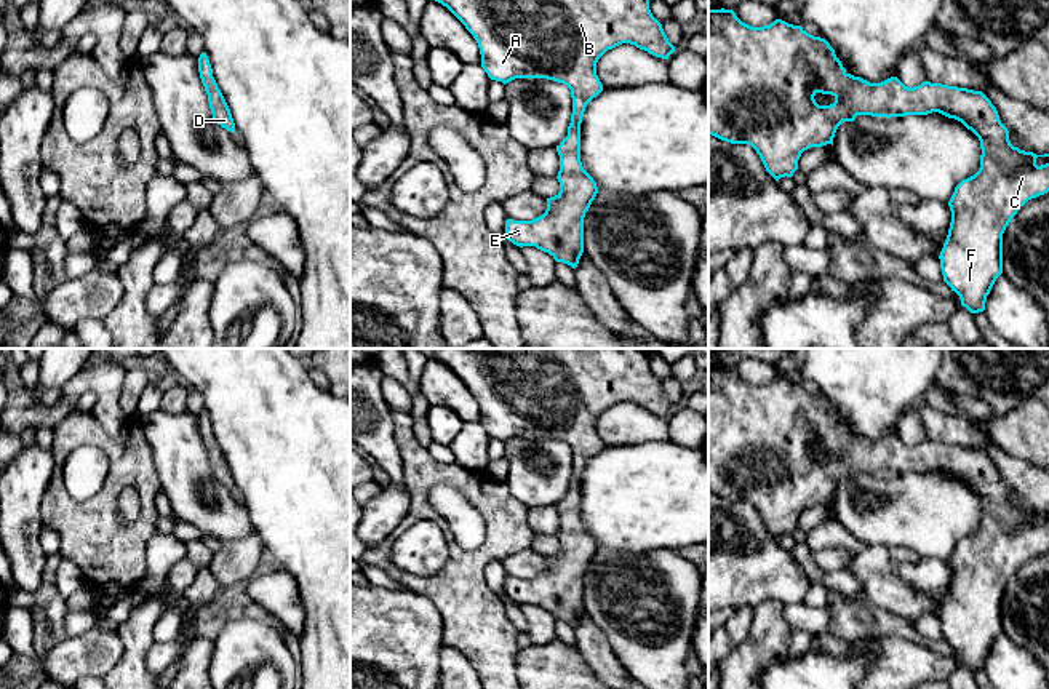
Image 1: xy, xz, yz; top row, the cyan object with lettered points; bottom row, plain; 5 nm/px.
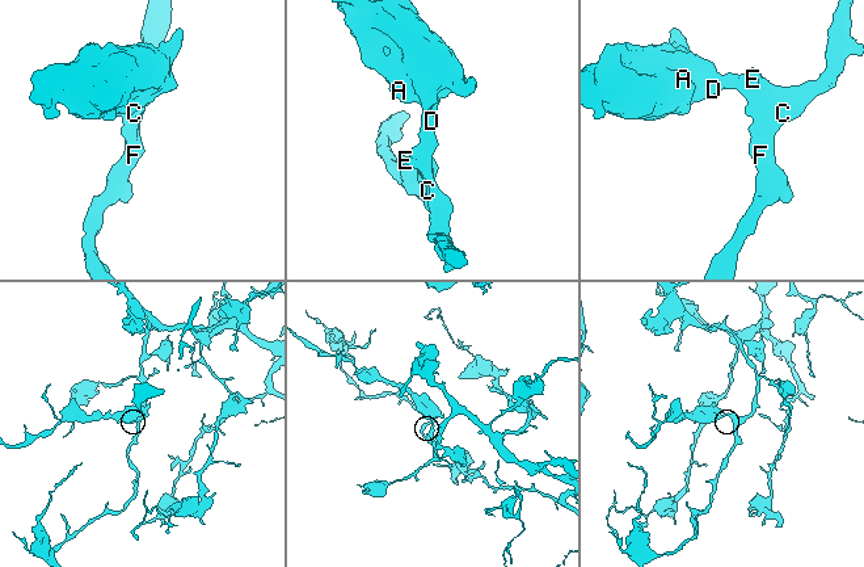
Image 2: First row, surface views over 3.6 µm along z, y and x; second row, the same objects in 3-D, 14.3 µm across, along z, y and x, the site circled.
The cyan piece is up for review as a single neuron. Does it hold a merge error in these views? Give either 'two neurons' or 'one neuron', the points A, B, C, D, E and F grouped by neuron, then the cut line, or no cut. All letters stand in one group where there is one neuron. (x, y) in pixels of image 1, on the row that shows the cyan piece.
one neuron | A B C D E F | no cut

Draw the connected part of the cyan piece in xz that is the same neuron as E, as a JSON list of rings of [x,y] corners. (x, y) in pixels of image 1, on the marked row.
[[[435,0],[446,6],[473,35],[481,67],[504,85],[515,78],[547,78],[571,90],[572,114],[568,136],[556,145],[560,192],[547,198],[547,209],[532,221],[505,221],[505,237],[513,245],[536,246],[556,262],[577,267],[584,253],[584,217],[598,193],[596,182],[582,168],[580,123],[587,104],[603,91],[596,62],[622,43],[662,59],[675,51],[662,24],[652,16],[649,0]]]

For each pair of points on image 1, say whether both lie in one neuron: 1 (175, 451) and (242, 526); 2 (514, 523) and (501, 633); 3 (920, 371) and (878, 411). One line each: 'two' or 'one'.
1: one
2: one
3: one

